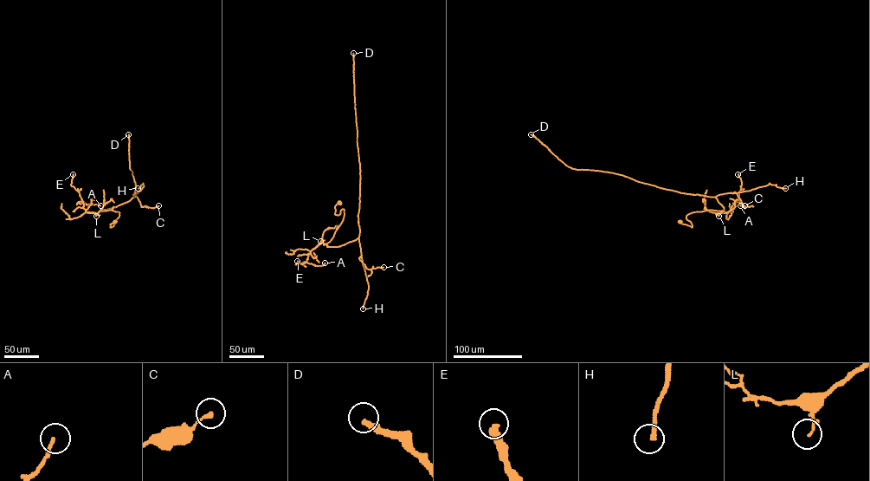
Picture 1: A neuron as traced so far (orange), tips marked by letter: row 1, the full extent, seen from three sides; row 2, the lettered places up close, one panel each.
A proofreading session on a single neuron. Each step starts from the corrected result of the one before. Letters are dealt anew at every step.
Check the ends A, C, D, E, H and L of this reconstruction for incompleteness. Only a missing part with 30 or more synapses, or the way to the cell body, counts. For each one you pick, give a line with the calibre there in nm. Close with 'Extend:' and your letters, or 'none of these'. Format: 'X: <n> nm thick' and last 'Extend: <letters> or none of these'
D: 280 nm thick
H: 240 nm thick
Extend: D, H

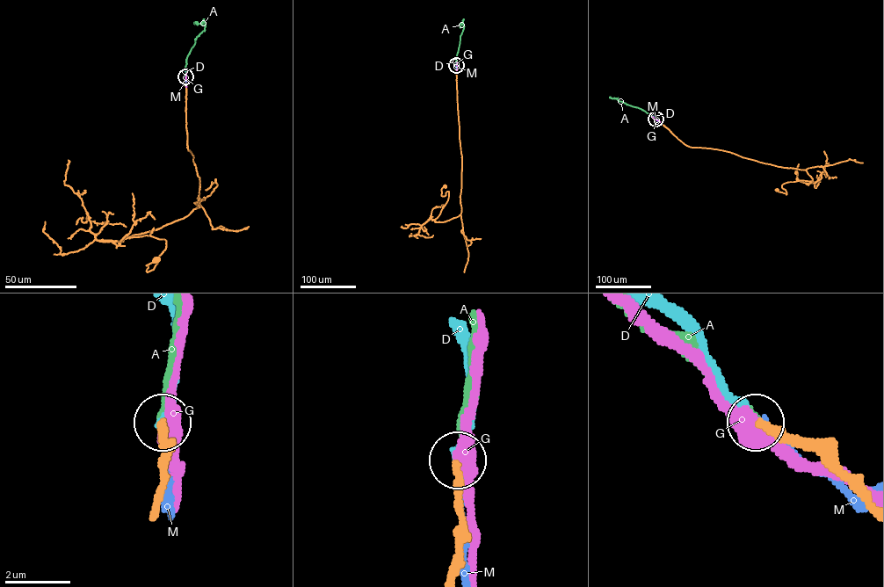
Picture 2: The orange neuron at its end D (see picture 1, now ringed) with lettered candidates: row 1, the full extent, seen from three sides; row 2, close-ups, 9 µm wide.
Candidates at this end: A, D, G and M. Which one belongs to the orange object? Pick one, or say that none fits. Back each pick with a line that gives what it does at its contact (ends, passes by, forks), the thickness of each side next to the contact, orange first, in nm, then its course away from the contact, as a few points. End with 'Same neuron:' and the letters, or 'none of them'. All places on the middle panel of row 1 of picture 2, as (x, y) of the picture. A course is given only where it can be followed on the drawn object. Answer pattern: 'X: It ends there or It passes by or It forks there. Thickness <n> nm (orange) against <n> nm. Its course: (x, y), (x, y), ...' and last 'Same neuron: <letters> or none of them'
A: It ends there. Thickness 280 nm (orange) against 200 nm. Its course: (456, 65), (462, 23), (460, 27)
Same neuron: A

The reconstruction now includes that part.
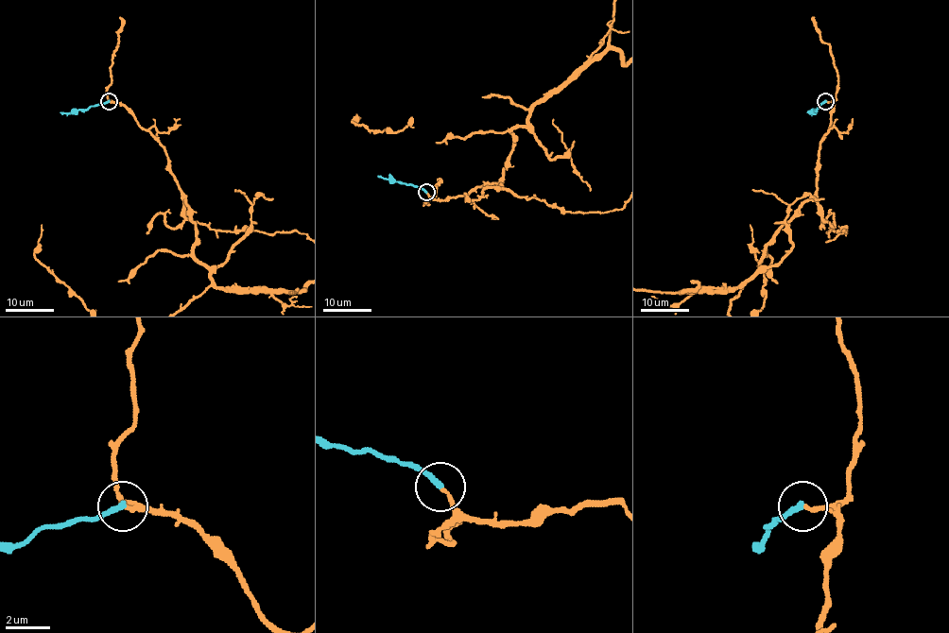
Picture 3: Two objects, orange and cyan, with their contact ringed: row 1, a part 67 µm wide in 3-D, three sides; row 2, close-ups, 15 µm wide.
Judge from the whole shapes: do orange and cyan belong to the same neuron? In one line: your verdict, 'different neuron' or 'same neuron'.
same neuron

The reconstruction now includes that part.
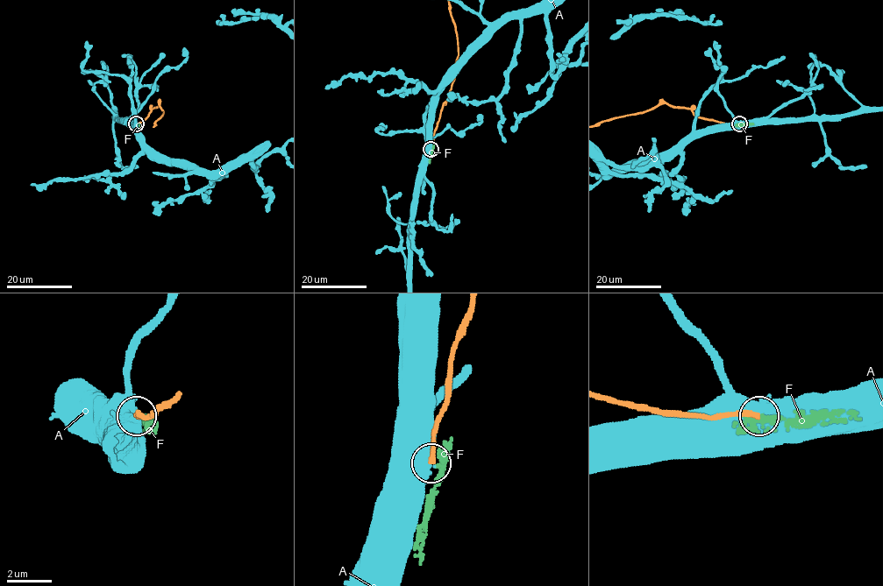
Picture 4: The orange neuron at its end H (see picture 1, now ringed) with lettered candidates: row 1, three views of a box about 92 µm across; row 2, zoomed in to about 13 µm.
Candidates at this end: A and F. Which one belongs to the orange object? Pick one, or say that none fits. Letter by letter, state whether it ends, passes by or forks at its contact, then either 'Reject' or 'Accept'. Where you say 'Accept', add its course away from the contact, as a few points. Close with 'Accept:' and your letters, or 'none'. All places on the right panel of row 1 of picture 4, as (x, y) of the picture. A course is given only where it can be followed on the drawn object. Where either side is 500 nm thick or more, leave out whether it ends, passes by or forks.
A: Reject
F: It passes by. Reject
Accept: none

